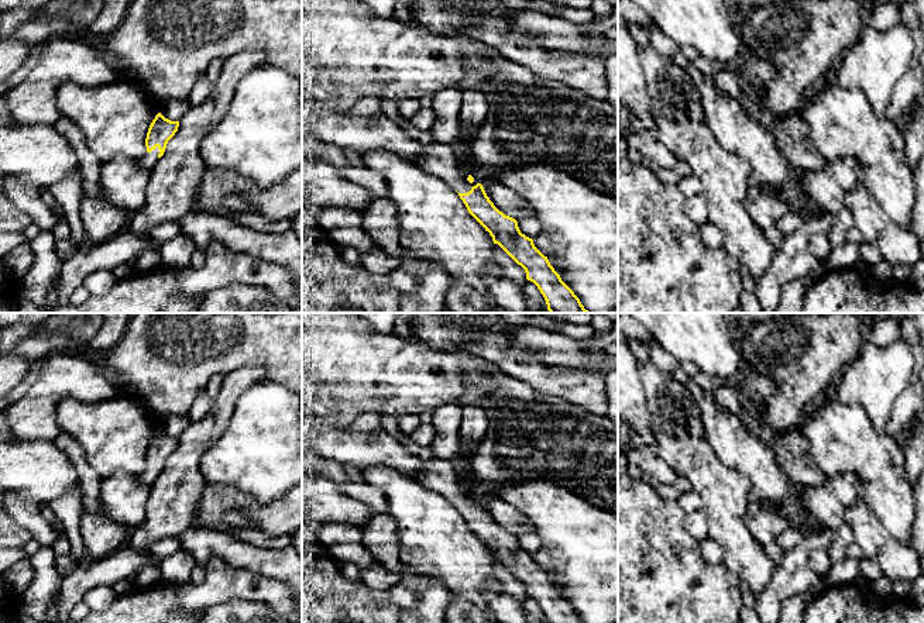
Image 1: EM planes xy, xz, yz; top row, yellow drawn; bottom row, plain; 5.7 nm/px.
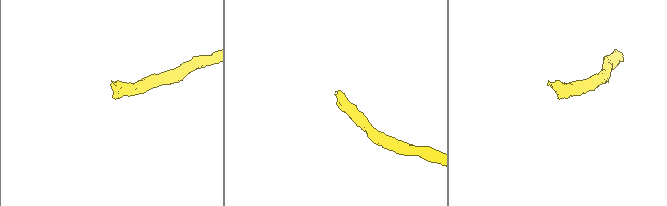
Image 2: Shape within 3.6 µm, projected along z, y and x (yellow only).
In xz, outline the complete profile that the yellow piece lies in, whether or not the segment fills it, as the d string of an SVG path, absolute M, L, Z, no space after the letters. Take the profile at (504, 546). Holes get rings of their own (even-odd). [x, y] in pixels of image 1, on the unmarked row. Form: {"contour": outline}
{"contour": "M433 457L425 461L423 469L413 479L447 498L458 509L468 529L490 548L494 560L525 585L526 595L537 602L547 623L584 623L533 555L521 548L518 537L494 522L482 500L467 486L457 464Z"}

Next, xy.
{"contour": "M158 428L147 448L147 468L138 475L134 475L134 478L142 483L151 485L155 476L164 471L166 459L175 451L178 443L179 437L171 437Z"}

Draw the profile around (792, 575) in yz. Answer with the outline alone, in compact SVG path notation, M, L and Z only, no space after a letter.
M811 520L810 533L793 548L784 551L767 586L755 595L753 610L760 623L779 623L783 603L807 591L815 574L808 568L808 558L815 548L828 550L834 543L834 530Z

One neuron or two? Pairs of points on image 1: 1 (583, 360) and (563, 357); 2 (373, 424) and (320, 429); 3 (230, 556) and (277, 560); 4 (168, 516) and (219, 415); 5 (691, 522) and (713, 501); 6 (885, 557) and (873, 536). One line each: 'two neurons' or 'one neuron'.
1: one neuron
2: two neurons
3: one neuron
4: one neuron
5: two neurons
6: one neuron

